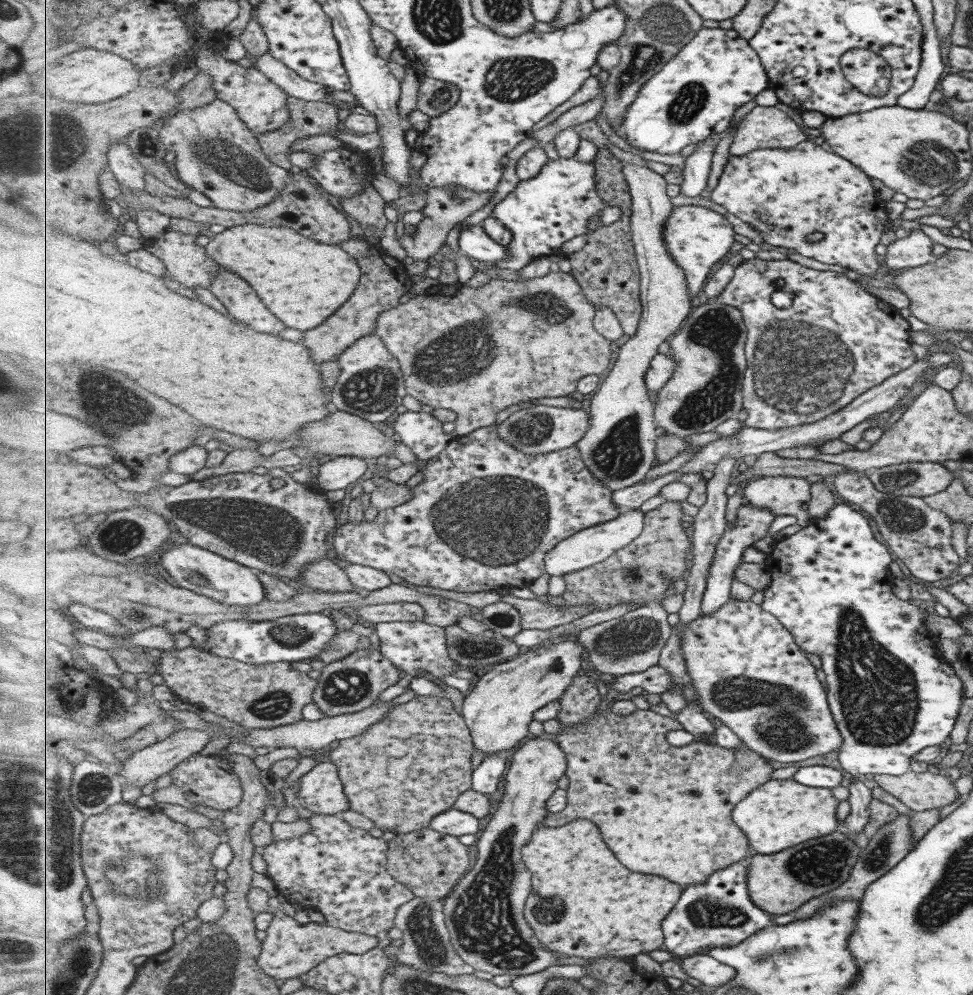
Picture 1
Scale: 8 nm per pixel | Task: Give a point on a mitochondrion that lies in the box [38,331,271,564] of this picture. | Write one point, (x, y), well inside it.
(117, 405)

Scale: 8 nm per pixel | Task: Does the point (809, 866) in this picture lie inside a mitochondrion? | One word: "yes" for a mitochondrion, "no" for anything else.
yes

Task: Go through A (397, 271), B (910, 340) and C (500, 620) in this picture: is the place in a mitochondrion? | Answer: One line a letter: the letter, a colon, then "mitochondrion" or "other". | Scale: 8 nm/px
A: other
B: other
C: mitochondrion

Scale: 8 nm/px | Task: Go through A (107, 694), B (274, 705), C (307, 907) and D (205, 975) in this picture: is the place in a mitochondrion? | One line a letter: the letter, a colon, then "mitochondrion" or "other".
A: other
B: mitochondrion
C: other
D: mitochondrion

